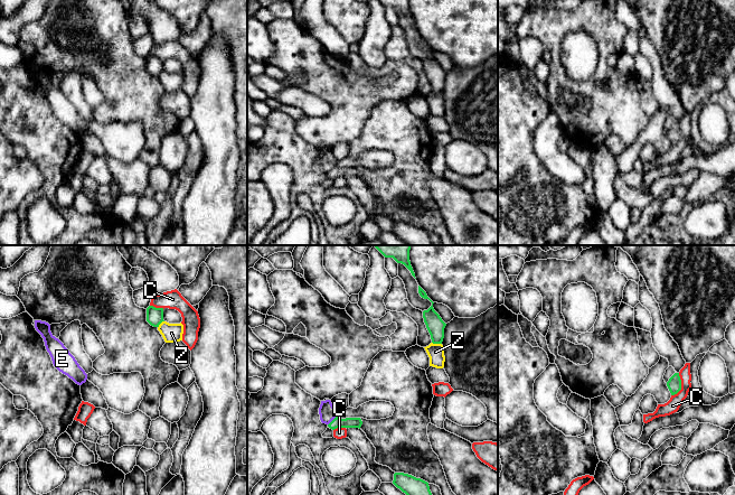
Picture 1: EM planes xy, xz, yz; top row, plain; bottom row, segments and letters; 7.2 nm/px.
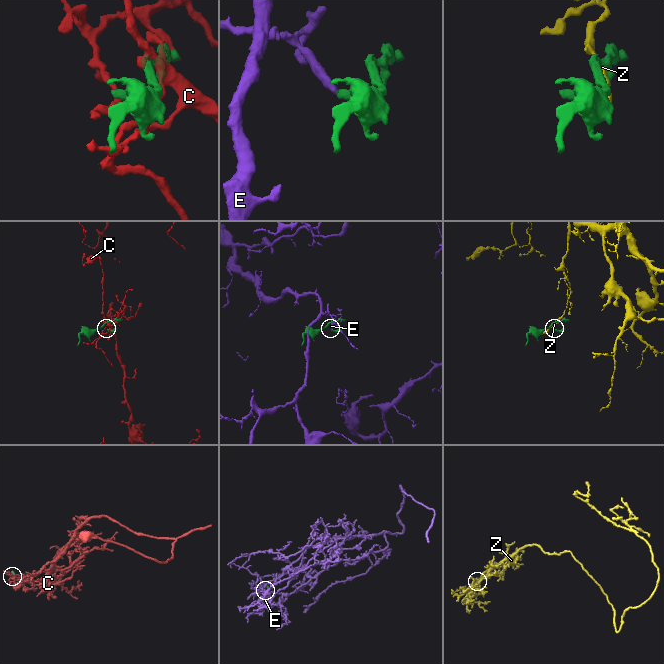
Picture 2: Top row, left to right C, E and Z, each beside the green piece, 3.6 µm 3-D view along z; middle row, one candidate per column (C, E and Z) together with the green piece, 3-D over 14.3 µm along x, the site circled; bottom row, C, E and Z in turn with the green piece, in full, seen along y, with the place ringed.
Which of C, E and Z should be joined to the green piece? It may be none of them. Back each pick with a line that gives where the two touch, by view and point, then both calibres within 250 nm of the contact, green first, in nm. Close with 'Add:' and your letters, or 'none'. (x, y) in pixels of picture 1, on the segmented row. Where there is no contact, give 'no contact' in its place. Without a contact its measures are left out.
Add: none

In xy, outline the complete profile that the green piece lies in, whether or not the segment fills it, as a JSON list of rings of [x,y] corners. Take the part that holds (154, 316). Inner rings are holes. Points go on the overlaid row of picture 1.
[[[149,306],[147,308],[147,321],[153,327],[159,327],[159,325],[164,321],[163,308],[156,308],[153,306]]]

